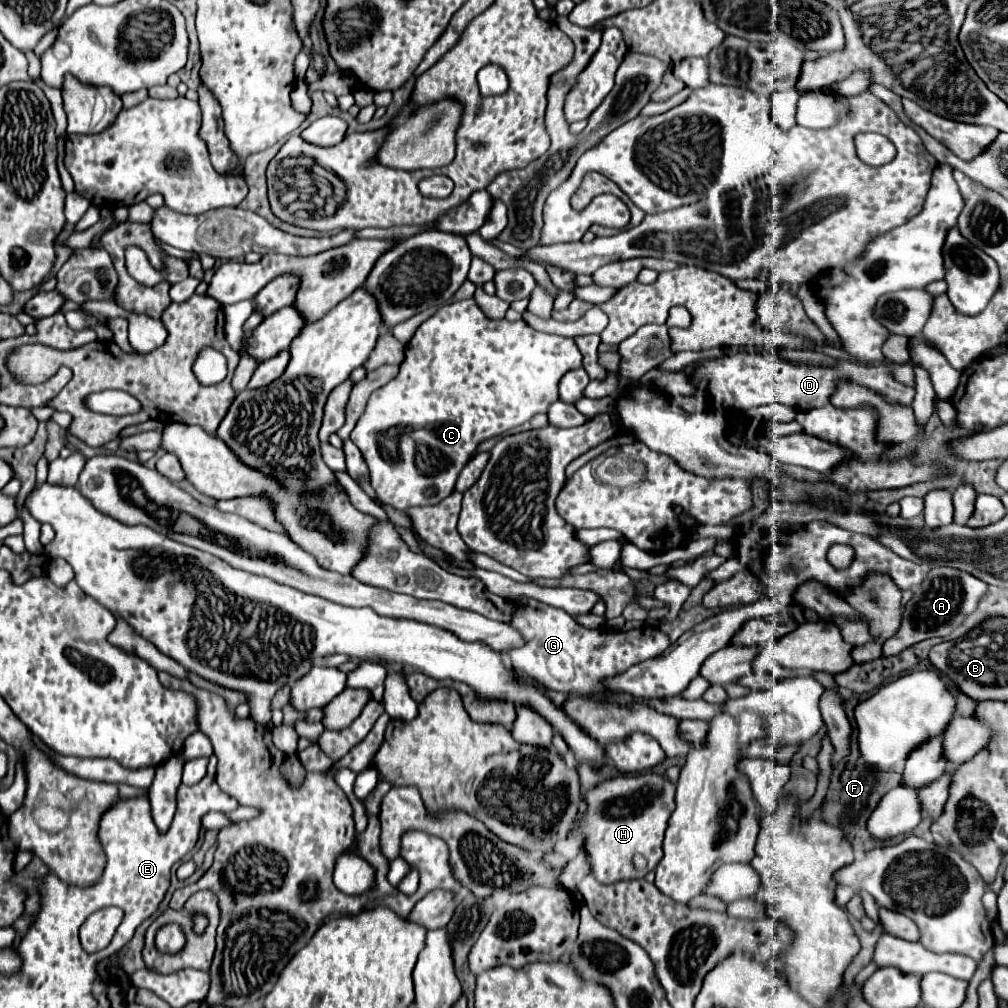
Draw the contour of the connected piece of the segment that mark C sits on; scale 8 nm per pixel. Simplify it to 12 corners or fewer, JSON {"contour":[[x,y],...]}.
{"contour":[[442,305],[350,439],[380,501],[436,505],[546,413],[576,343]]}

